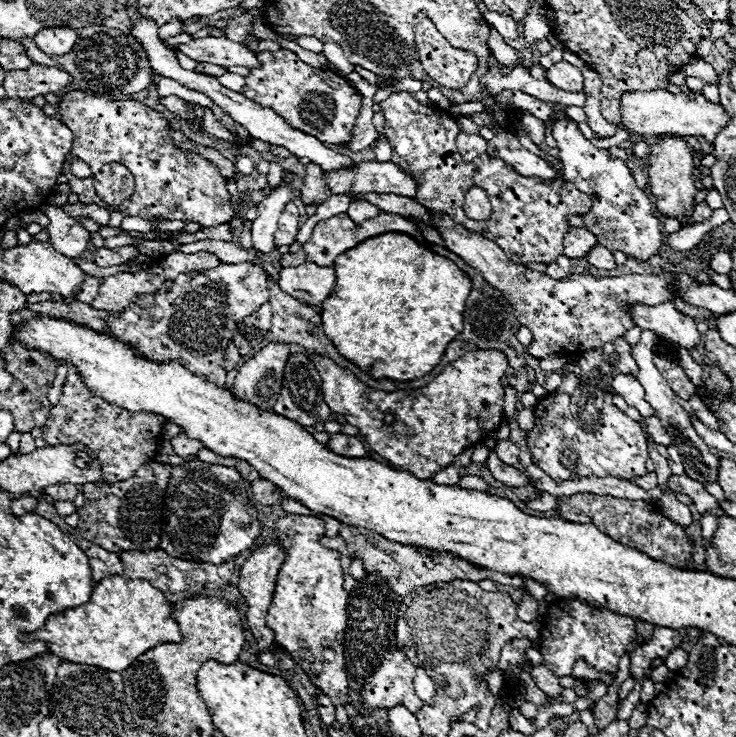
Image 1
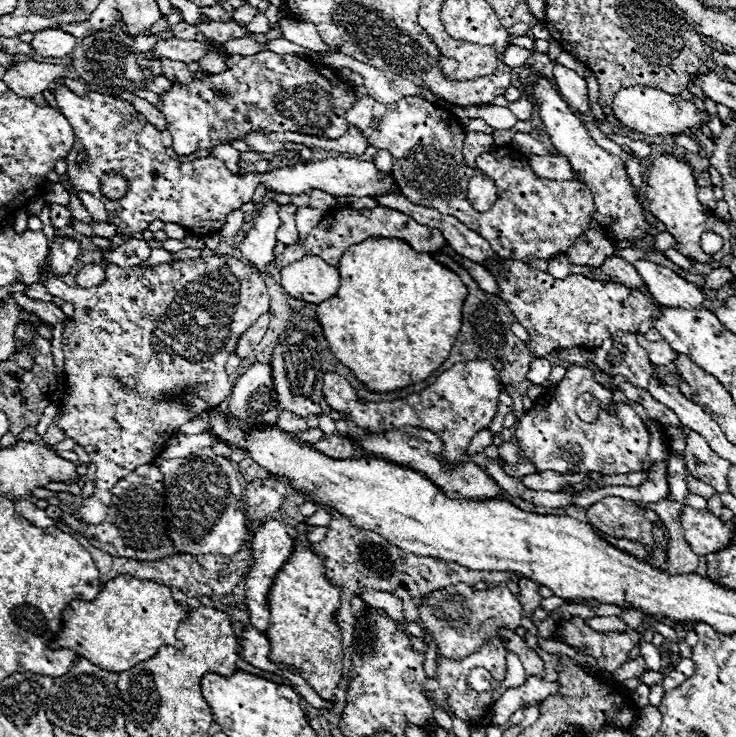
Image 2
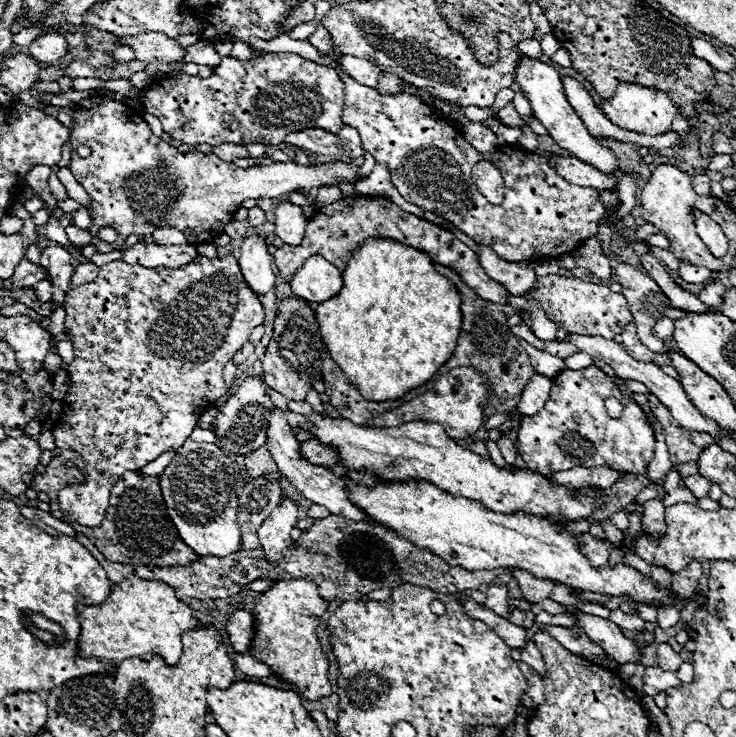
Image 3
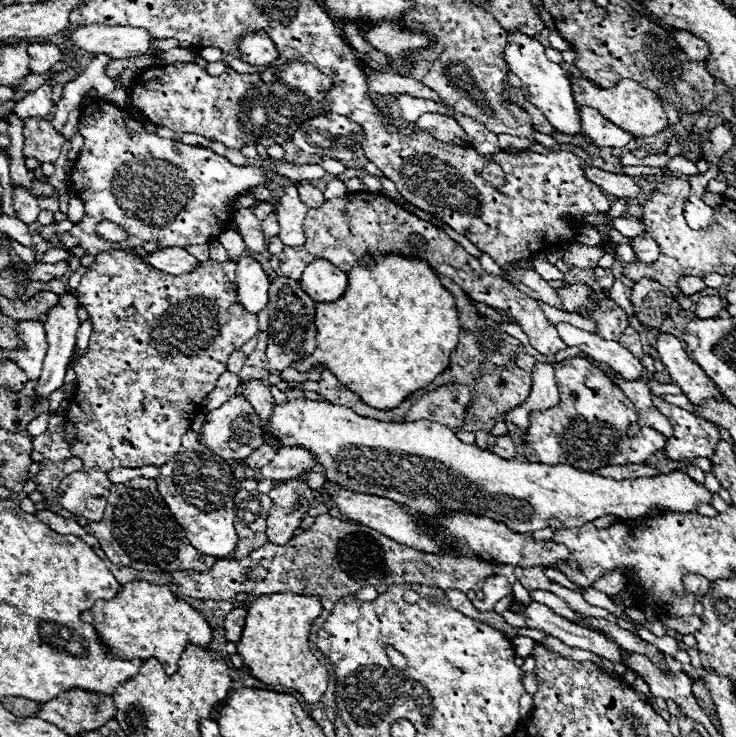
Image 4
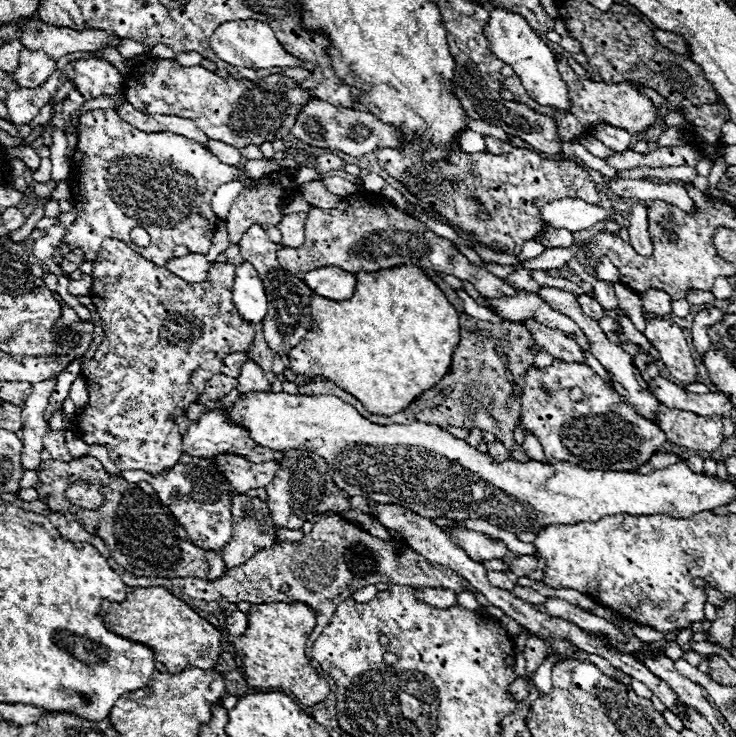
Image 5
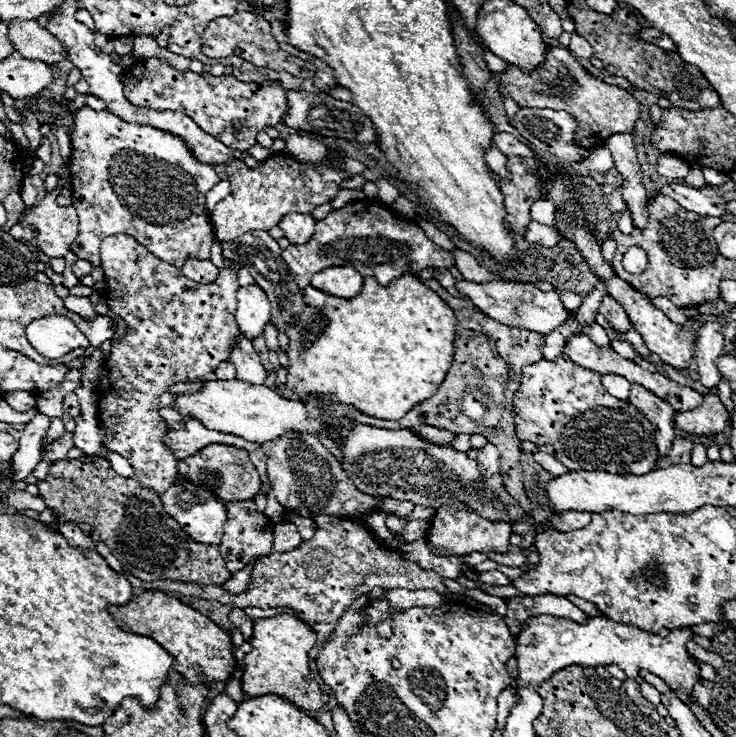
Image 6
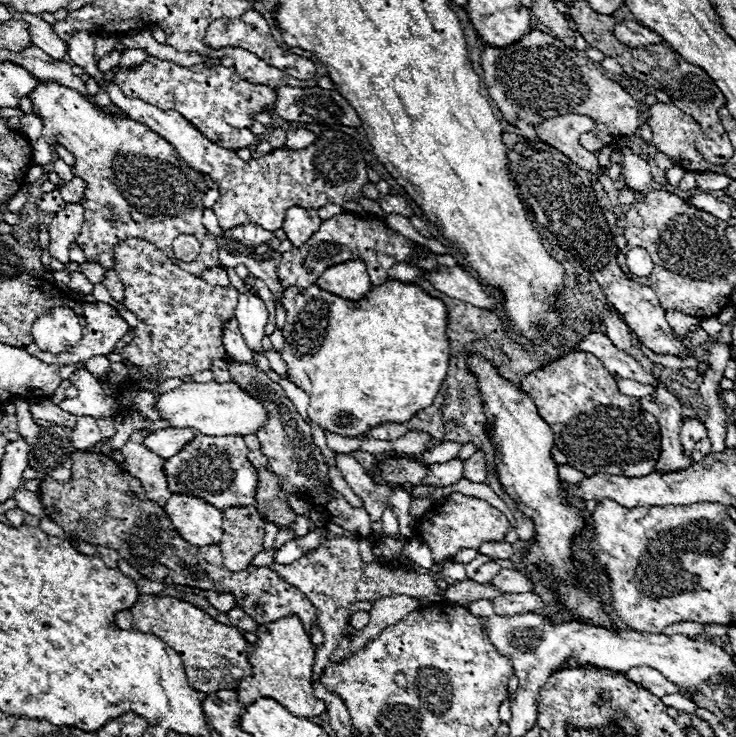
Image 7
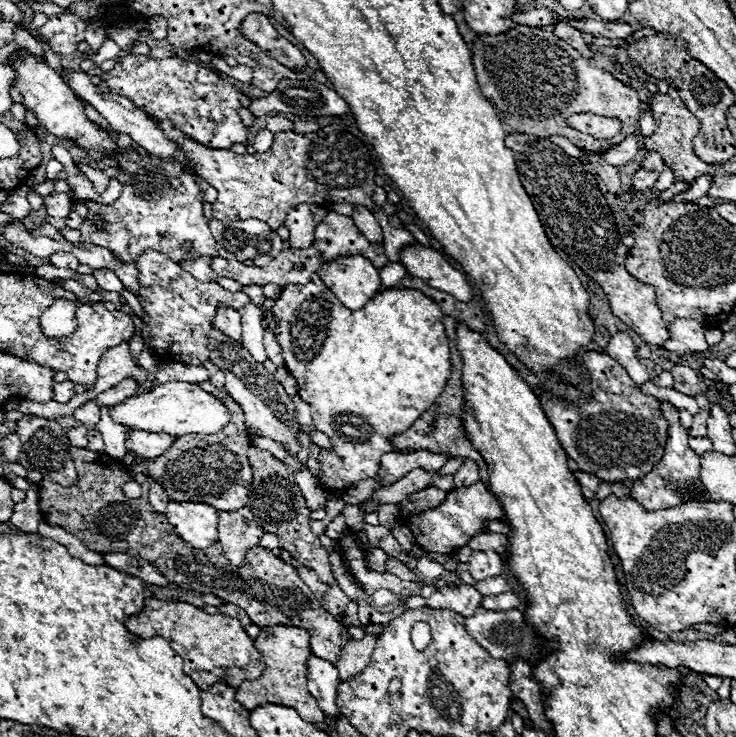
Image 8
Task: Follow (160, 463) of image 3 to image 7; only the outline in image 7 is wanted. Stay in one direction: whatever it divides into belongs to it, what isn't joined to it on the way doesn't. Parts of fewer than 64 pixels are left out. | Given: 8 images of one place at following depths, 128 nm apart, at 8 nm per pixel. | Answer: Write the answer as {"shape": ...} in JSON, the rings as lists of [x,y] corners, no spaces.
{"shape":[[[92,416],[78,418],[78,424],[70,432],[70,440],[72,440],[74,448],[78,448],[78,450],[86,450],[92,444],[100,442],[102,434],[100,434],[100,428],[98,428],[96,420]]]}

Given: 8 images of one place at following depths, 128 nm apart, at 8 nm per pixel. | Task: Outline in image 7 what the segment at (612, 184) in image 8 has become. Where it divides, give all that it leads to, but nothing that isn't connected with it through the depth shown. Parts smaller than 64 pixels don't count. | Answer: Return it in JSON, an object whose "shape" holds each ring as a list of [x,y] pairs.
{"shape":[[[564,114],[544,120],[540,126],[536,126],[536,132],[542,142],[568,154],[574,164],[580,164],[580,168],[602,176],[604,168],[598,164],[598,158],[578,144],[578,136],[582,132],[592,132],[596,126],[598,124],[590,116]]]}

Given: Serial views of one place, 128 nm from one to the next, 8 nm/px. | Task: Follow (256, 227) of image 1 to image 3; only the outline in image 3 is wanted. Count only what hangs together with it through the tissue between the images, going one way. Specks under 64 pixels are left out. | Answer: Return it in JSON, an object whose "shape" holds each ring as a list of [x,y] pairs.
{"shape":[[[250,236],[240,246],[240,272],[248,288],[258,296],[266,296],[274,288],[276,274],[272,270],[272,256],[260,236]]]}

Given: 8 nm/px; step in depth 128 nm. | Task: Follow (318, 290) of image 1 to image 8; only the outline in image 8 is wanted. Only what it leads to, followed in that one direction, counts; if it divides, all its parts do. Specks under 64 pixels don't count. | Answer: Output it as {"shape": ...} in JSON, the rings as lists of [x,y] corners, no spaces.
{"shape":[[[362,254],[338,256],[324,264],[318,276],[350,310],[362,308],[378,292],[382,282],[378,268]]]}

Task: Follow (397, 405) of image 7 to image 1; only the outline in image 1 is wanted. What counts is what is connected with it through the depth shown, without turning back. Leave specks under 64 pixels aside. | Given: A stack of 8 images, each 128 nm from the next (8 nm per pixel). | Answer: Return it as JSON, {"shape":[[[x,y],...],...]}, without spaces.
{"shape":[[[388,234],[388,236],[372,236],[372,238],[364,240],[364,244],[358,244],[356,248],[340,254],[334,262],[334,270],[336,270],[336,286],[332,290],[332,294],[328,296],[328,300],[324,300],[322,304],[322,322],[324,322],[324,334],[332,340],[332,344],[336,346],[338,354],[344,356],[346,360],[354,362],[356,366],[360,366],[362,370],[368,370],[370,376],[374,380],[382,380],[382,378],[388,378],[388,380],[398,380],[398,382],[408,382],[408,380],[416,380],[416,378],[422,378],[426,376],[444,356],[444,350],[446,346],[450,344],[450,340],[454,336],[460,334],[462,326],[464,326],[464,318],[462,318],[462,312],[464,312],[464,304],[466,304],[466,298],[468,298],[468,292],[472,288],[472,282],[468,280],[468,276],[464,276],[464,272],[460,272],[450,260],[434,254],[430,248],[420,248],[410,236],[400,236],[400,234]]]}

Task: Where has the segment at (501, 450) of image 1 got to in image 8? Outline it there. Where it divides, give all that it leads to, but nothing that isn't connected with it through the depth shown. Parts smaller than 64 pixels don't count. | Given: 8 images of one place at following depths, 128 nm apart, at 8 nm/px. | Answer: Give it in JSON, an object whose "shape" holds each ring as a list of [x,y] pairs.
{"shape":[[[464,462],[456,474],[454,474],[454,488],[466,488],[466,486],[472,486],[480,480],[480,474],[478,474],[478,466],[472,464],[472,462]]]}

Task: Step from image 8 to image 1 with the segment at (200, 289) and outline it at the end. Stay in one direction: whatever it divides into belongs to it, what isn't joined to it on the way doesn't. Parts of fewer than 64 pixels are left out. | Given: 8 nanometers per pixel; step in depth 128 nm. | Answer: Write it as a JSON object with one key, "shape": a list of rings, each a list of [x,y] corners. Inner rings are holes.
{"shape":[[[222,262],[210,270],[180,274],[176,280],[166,280],[158,292],[142,294],[122,312],[108,316],[108,330],[104,334],[134,348],[142,358],[154,362],[176,360],[192,374],[226,388],[226,348],[232,342],[240,320],[268,302],[266,284],[268,274],[250,262]],[[68,364],[68,376],[62,388],[62,398],[56,406],[52,406],[50,416],[42,428],[42,438],[50,444],[72,444],[80,442],[92,450],[92,454],[100,460],[102,470],[102,484],[114,484],[128,480],[142,464],[154,460],[158,444],[160,444],[160,430],[164,424],[164,416],[152,412],[130,412],[116,404],[106,402],[104,398],[96,396],[78,374],[74,364]]]}

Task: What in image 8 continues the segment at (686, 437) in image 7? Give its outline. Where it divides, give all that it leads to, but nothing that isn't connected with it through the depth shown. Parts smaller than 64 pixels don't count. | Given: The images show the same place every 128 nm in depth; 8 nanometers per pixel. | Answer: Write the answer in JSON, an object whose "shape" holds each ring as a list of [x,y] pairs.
{"shape":[[[702,410],[700,414],[694,416],[694,422],[692,422],[692,428],[690,428],[690,436],[708,436],[708,430],[706,430],[706,420],[710,416],[710,410]]]}

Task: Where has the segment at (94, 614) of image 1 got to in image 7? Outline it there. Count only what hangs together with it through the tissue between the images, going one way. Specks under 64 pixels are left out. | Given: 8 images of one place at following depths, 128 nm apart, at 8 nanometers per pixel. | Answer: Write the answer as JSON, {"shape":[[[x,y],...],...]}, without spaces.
{"shape":[[[140,594],[136,606],[130,610],[116,614],[116,624],[122,630],[138,630],[148,632],[162,638],[170,648],[174,648],[182,660],[188,684],[198,692],[214,692],[214,690],[236,690],[240,680],[252,676],[252,666],[248,660],[250,644],[242,636],[242,632],[230,624],[220,624],[200,608],[182,602],[170,596],[148,596]]]}

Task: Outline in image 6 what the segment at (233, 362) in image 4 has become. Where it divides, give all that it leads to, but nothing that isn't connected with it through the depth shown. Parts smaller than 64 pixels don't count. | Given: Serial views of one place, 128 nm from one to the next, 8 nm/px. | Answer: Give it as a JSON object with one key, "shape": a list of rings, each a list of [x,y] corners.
{"shape":[[[226,360],[224,364],[220,364],[220,366],[216,368],[216,372],[214,372],[214,374],[216,374],[216,378],[218,378],[218,380],[234,380],[234,378],[236,378],[234,366],[232,366],[228,360]]]}

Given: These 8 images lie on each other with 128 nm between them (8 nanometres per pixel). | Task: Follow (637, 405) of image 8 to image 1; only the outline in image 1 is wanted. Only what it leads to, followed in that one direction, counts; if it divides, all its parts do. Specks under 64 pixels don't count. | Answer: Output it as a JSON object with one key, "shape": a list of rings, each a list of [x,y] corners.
{"shape":[[[564,372],[562,386],[546,396],[538,398],[534,406],[534,426],[526,432],[526,446],[534,464],[538,464],[552,480],[572,480],[582,476],[616,476],[616,478],[638,478],[648,470],[644,466],[648,458],[648,444],[640,422],[628,418],[620,408],[612,404],[612,394],[604,392],[604,426],[596,432],[584,432],[570,412],[570,396],[578,386],[578,376],[574,372]]]}

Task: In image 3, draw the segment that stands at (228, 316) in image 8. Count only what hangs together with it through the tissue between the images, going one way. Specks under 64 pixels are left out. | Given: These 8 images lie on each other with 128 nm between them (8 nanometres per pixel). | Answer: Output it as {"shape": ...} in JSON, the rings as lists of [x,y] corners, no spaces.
{"shape":[[[272,408],[270,410],[270,416],[268,416],[268,430],[266,430],[266,448],[268,452],[272,454],[272,458],[276,460],[278,464],[278,470],[282,472],[284,478],[288,478],[310,502],[314,504],[320,504],[324,506],[330,514],[336,514],[336,516],[344,516],[348,520],[356,520],[356,522],[368,522],[368,524],[378,524],[376,520],[372,520],[362,508],[358,508],[356,504],[350,502],[348,498],[348,492],[346,492],[346,484],[344,480],[336,478],[332,472],[328,472],[326,468],[316,468],[312,464],[308,464],[306,460],[300,460],[300,442],[294,438],[288,422],[286,422],[286,416],[282,410],[278,408]]]}

